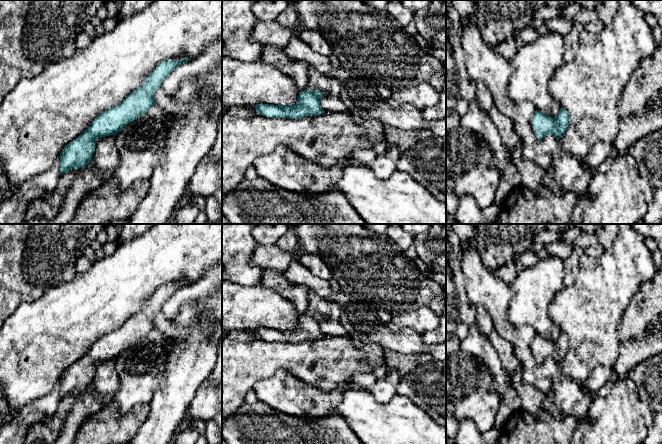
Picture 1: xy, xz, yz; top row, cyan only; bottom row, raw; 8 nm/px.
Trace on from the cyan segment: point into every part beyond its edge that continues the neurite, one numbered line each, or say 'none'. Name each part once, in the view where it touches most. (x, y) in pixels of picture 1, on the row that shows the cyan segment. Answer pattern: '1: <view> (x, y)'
none

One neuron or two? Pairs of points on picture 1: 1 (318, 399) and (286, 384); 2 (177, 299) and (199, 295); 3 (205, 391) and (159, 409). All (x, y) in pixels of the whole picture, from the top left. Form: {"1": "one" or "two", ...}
{"1": "one", "2": "one", "3": "two"}

